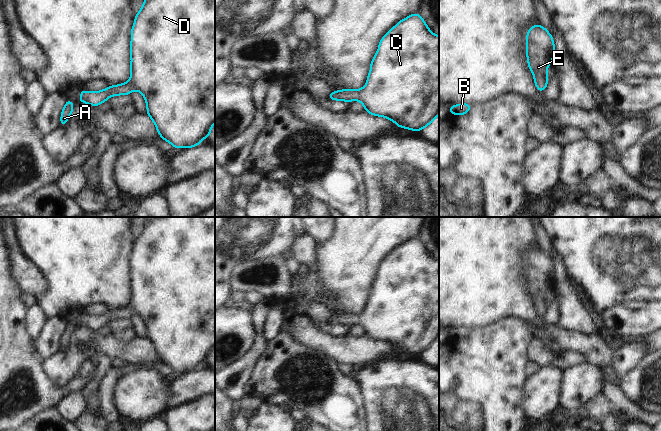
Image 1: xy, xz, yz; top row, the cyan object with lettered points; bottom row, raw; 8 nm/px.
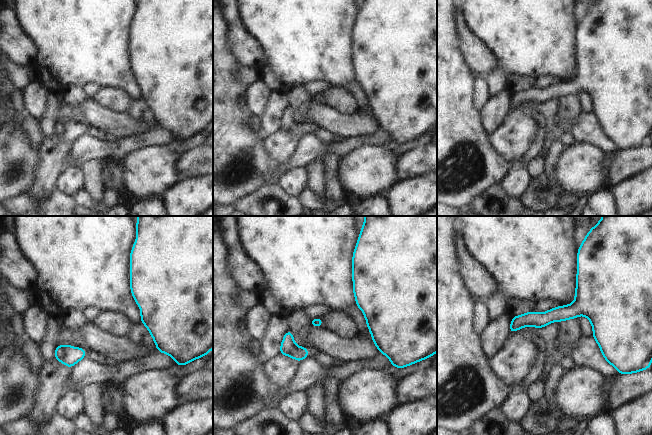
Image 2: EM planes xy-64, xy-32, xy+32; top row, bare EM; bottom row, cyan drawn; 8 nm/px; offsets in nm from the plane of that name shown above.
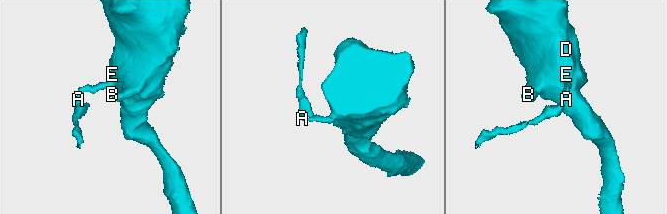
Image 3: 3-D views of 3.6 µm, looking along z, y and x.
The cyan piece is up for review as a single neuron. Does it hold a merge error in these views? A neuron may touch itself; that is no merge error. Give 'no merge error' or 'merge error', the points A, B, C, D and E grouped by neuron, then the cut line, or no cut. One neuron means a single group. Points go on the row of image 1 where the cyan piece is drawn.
no merge error | A B C D E | no cut

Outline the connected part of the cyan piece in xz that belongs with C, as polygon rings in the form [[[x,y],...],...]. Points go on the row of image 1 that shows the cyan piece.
[[[416,12],[400,20],[379,41],[379,50],[371,61],[371,72],[367,75],[367,86],[359,90],[345,89],[332,91],[329,100],[342,100],[351,102],[360,101],[365,112],[374,116],[382,116],[402,127],[420,132],[426,128],[439,115],[439,36],[433,34],[423,18]]]

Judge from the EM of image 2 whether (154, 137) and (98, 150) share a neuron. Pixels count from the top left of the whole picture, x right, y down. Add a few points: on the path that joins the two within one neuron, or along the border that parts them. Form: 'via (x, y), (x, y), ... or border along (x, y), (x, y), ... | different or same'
via (140, 140), (118, 149), (112, 149) | same

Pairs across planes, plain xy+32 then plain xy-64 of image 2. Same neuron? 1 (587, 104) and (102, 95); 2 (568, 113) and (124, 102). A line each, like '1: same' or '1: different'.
1: different
2: same

